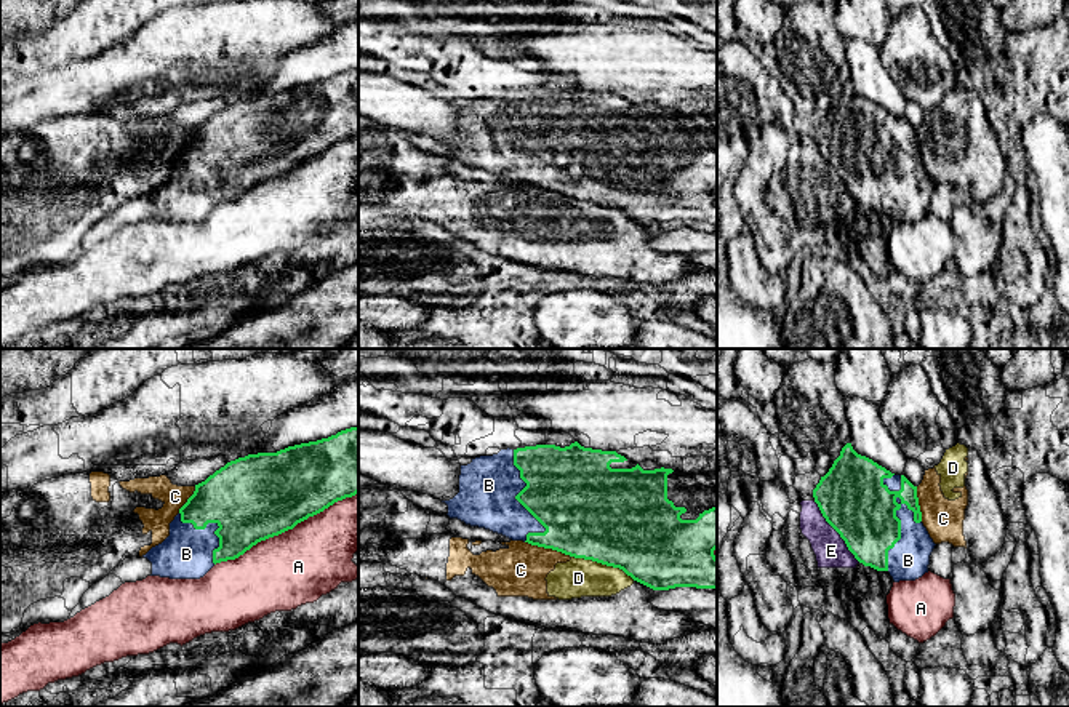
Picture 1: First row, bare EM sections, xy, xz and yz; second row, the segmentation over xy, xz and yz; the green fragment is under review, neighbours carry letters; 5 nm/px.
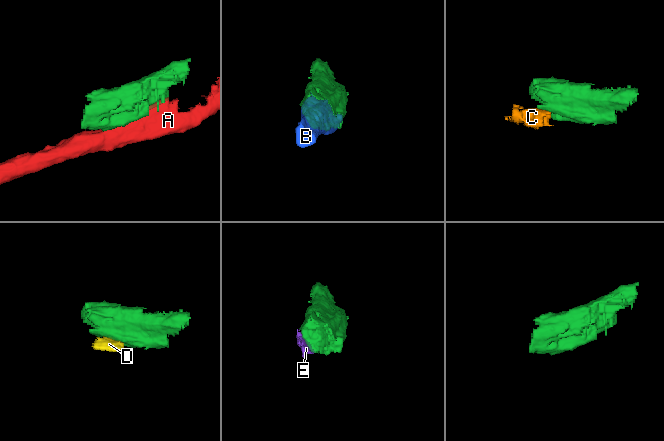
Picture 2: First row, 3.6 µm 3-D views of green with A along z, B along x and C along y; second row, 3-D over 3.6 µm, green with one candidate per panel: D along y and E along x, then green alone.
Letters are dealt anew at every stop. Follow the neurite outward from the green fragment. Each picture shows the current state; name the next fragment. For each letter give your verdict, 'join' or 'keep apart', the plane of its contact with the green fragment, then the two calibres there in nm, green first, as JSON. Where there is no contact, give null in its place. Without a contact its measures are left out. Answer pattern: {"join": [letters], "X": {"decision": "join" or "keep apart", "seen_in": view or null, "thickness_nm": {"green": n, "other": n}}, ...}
{"join": ["B"], "A": {"decision": "keep apart", "seen_in": "xy", "thickness_nm": {"green": 420, "other": 380}}, "B": {"decision": "join", "seen_in": "yz", "thickness_nm": {"green": 340, "other": 200}}, "C": {"decision": "keep apart", "seen_in": "xz", "thickness_nm": {"green": 440, "other": 260}}, "D": {"decision": "keep apart", "seen_in": "xz", "thickness_nm": {"green": 500, "other": 190}}, "E": {"decision": "keep apart", "seen_in": "yz", "thickness_nm": {"green": 340, "other": 160}}}

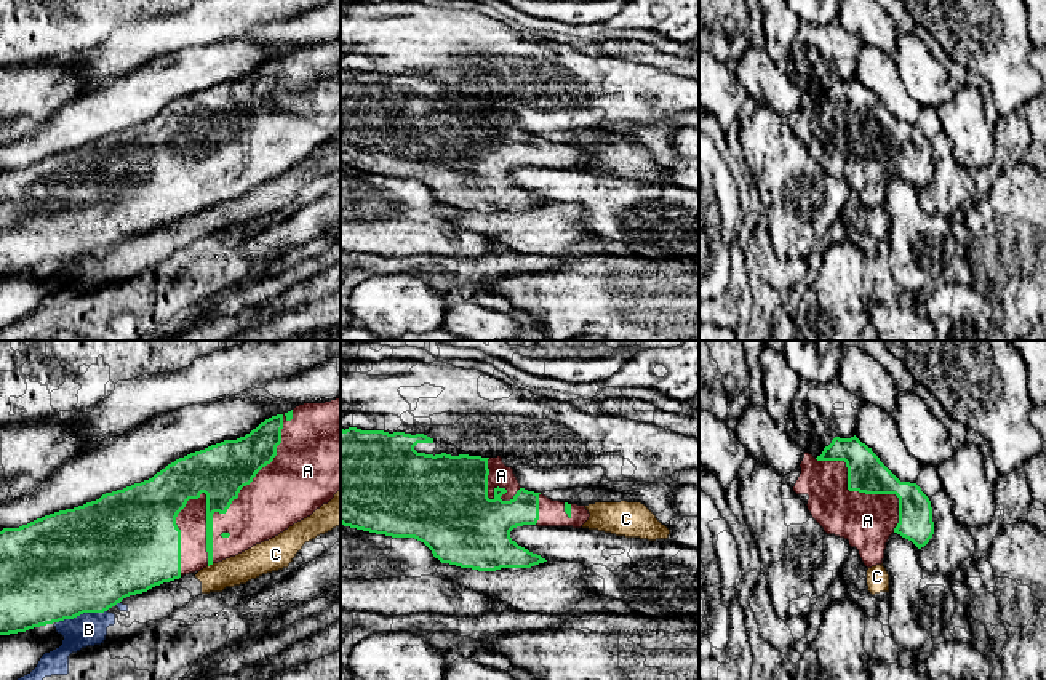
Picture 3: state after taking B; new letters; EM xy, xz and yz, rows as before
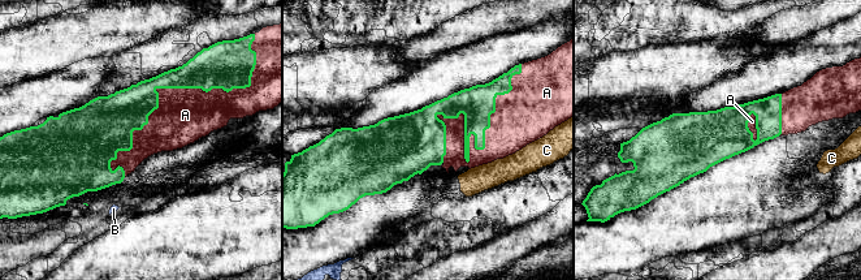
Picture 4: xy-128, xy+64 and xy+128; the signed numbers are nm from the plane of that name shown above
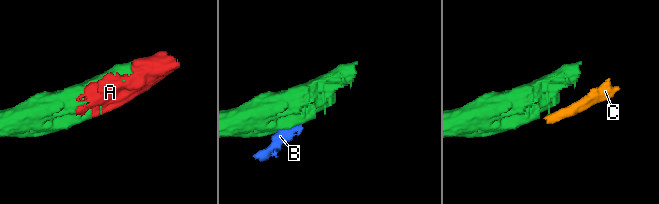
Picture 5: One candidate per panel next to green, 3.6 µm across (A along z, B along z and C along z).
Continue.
{"join": ["A"], "A": {"decision": "join", "seen_in": "xy", "thickness_nm": {"green": 280, "other": 320}}, "B": {"decision": "keep apart", "seen_in": "xy", "thickness_nm": {"green": 500, "other": 170}}, "C": {"decision": "keep apart", "seen_in": "xy", "thickness_nm": {"green": 200, "other": 150}}}

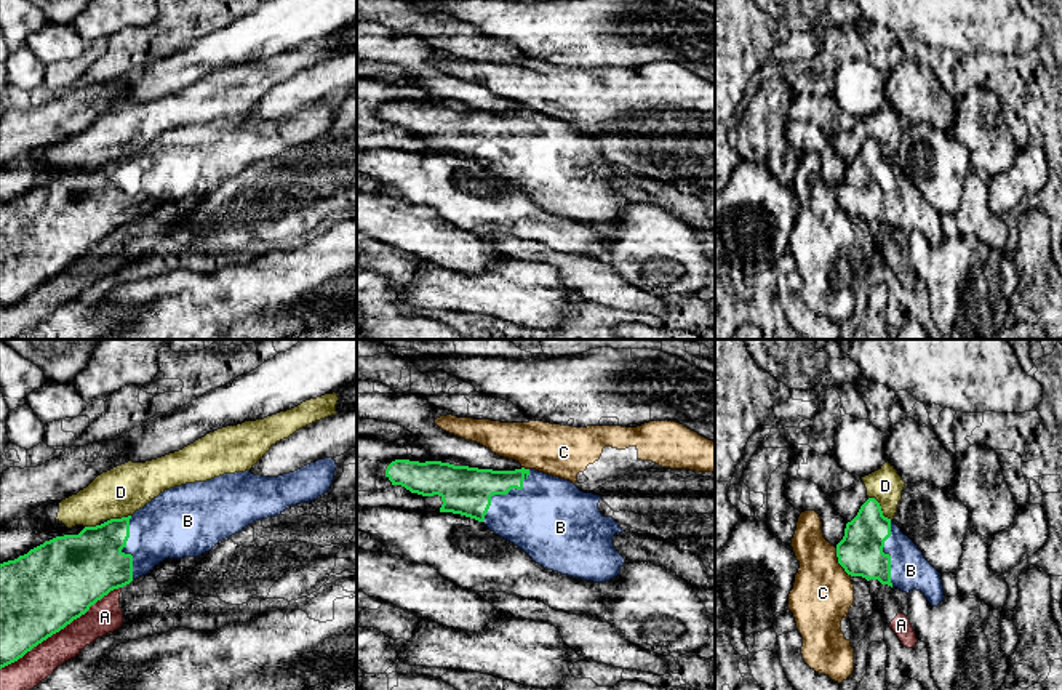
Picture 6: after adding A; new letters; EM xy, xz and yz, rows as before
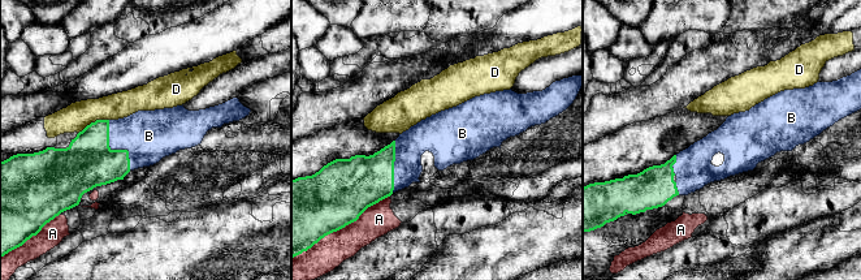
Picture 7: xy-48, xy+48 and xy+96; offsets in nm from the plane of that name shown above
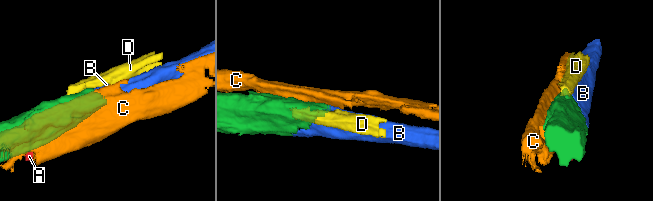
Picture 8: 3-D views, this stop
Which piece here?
{"join": ["B"], "A": {"decision": "keep apart", "seen_in": "xy", "thickness_nm": {"green": 420, "other": 170}}, "B": {"decision": "join", "seen_in": "xz", "thickness_nm": {"green": 240, "other": 380}}, "C": {"decision": "keep apart", "seen_in": "yz", "thickness_nm": {"green": 220, "other": 300}}, "D": {"decision": "keep apart", "seen_in": "yz", "thickness_nm": {"green": 220, "other": 170}}}

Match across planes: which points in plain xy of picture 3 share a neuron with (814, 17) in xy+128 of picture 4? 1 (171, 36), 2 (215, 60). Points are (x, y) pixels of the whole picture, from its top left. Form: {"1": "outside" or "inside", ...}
{"1": "inside", "2": "outside"}

